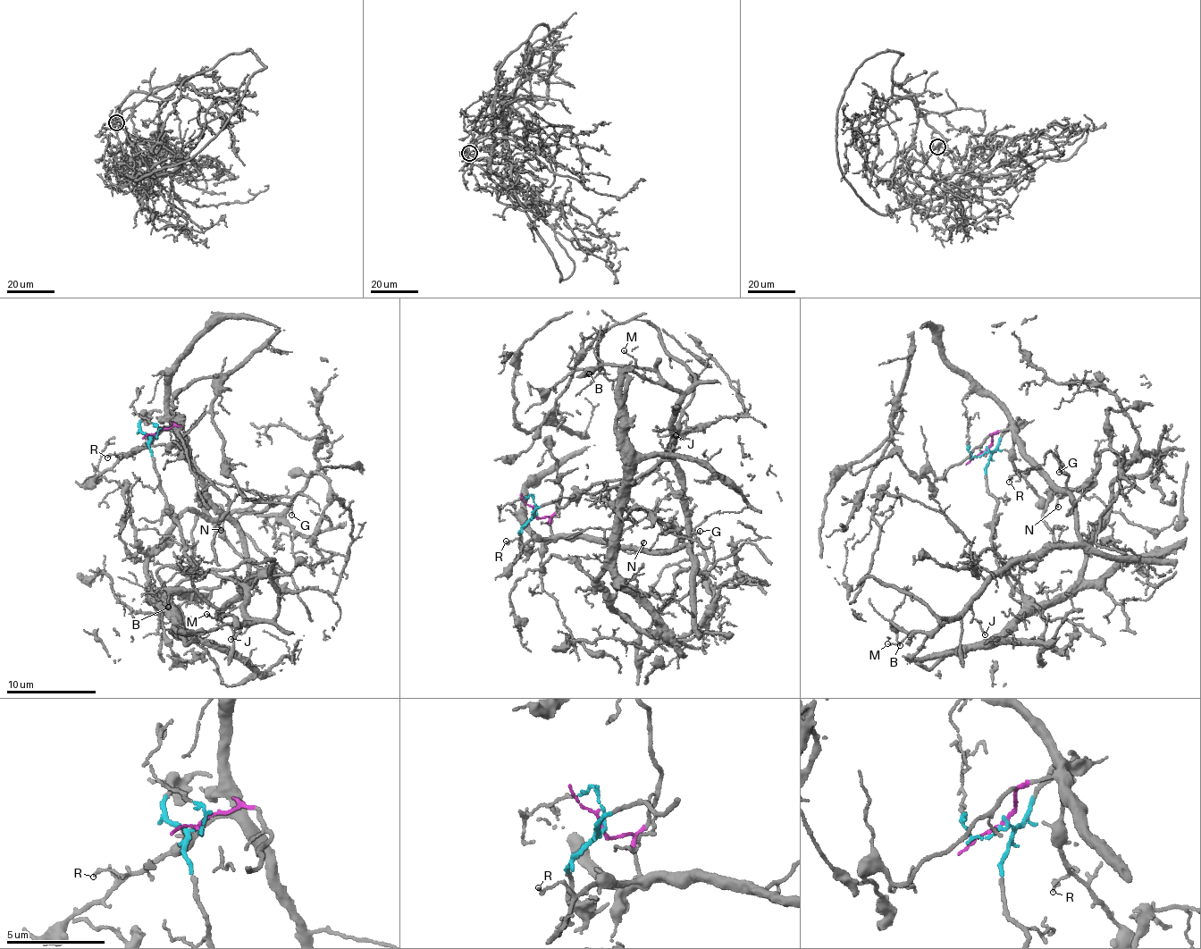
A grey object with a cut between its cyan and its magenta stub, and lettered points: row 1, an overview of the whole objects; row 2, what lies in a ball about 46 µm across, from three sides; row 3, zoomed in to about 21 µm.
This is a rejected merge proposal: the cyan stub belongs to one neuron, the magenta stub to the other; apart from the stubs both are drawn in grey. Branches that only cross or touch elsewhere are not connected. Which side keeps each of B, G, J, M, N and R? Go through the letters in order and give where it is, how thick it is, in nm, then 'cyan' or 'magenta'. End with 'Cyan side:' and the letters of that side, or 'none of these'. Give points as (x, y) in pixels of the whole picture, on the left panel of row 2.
B: at (168, 607); 100 nm thick; magenta
G: at (291, 515); 90 nm thick; magenta
J: at (230, 639); 110 nm thick; magenta
M: at (206, 614); 100 nm thick; magenta
N: at (221, 530); 110 nm thick; magenta
R: at (107, 457); 140 nm thick; magenta
Cyan side: none of these

